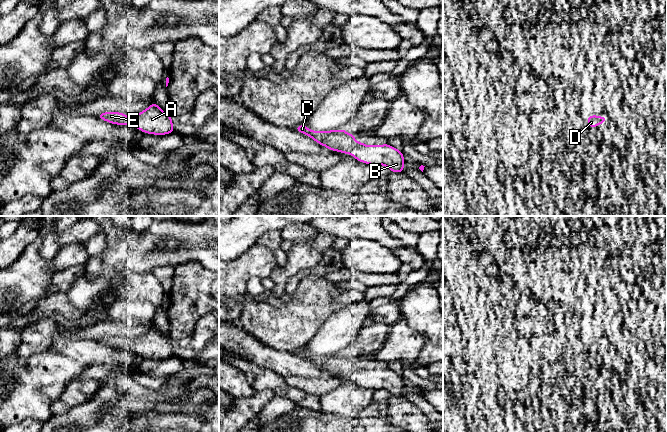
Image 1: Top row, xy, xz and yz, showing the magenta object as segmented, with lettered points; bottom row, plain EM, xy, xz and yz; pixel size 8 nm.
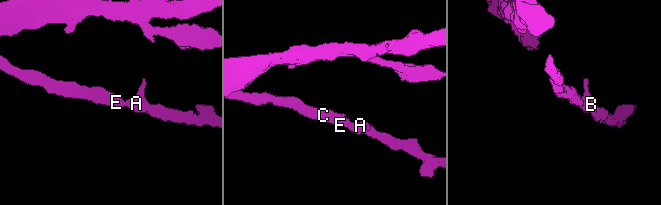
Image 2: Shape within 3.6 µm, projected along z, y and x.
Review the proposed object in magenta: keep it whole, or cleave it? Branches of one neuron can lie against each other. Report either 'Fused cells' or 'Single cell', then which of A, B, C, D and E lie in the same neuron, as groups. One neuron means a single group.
Single cell. Groups: A B C D E

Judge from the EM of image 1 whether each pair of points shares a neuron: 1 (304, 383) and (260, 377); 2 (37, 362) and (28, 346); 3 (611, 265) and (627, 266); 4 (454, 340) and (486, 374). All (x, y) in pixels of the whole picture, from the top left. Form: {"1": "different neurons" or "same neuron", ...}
{"1": "different neurons", "2": "different neurons", "3": "different neurons", "4": "different neurons"}

